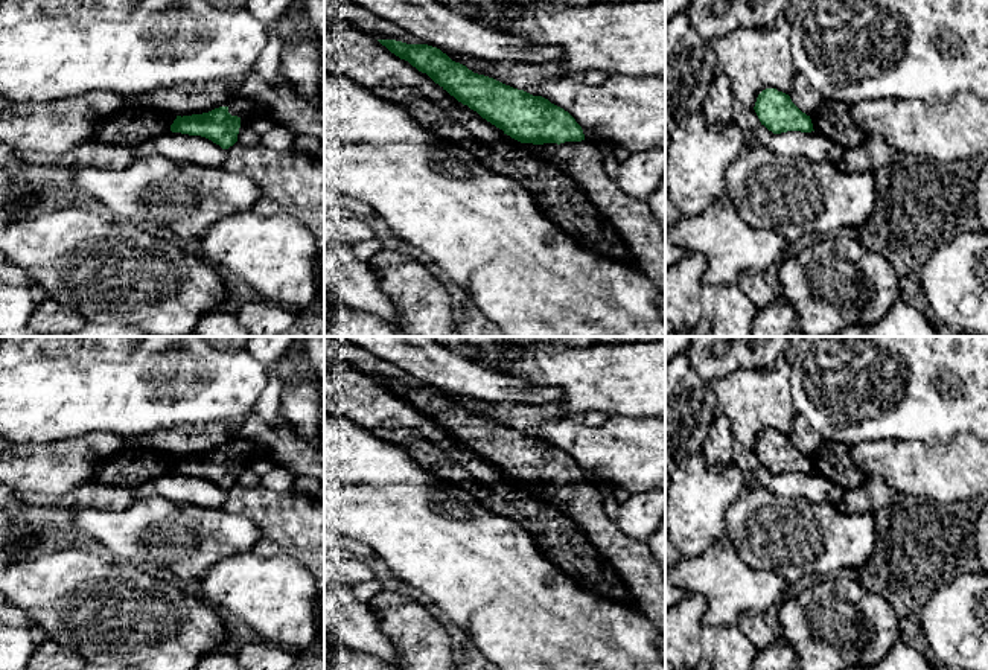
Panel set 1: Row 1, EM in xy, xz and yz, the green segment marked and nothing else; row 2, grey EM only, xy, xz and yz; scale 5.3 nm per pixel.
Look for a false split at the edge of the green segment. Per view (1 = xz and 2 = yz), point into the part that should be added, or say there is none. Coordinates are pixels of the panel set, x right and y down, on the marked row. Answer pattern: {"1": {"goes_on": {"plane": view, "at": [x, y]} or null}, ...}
{"1": {"goes_on": {"plane": "xz", "at": [583, 162]}}, "2": {"goes_on": null}}

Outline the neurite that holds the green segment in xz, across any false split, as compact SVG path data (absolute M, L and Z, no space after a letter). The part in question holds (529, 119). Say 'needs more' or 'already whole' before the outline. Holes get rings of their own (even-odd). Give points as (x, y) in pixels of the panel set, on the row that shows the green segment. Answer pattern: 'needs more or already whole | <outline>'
needs more | M378 41L504 134L533 143L534 155L568 175L617 230L633 268L655 283L656 303L665 318L665 233L647 201L624 193L607 175L600 145L585 139L582 126L568 111L542 96L473 73L437 47Z

